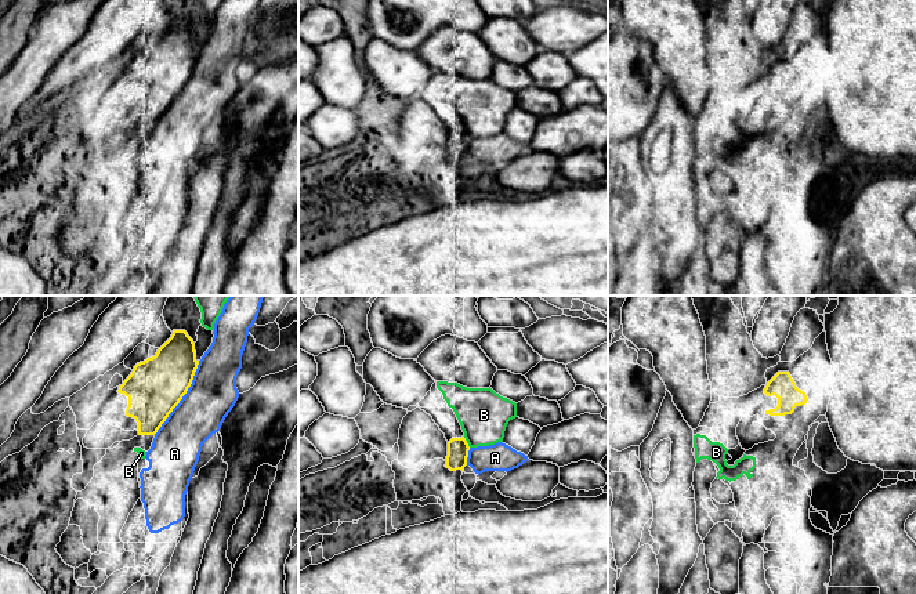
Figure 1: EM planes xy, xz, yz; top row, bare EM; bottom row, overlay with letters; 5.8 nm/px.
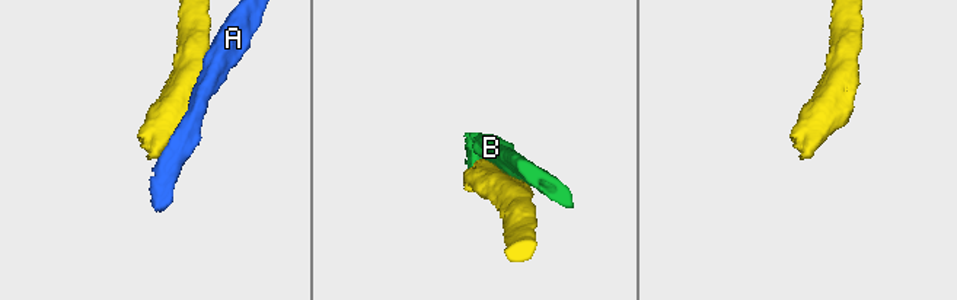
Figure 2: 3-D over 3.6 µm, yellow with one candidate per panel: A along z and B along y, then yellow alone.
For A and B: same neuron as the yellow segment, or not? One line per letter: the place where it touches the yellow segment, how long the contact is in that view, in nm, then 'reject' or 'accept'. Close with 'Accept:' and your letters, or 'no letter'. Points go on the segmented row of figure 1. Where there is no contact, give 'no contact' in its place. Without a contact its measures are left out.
A: xy (181, 398) | 500 nm | reject
B: xz (466, 442) | 80 nm | reject
Accept: no letter

